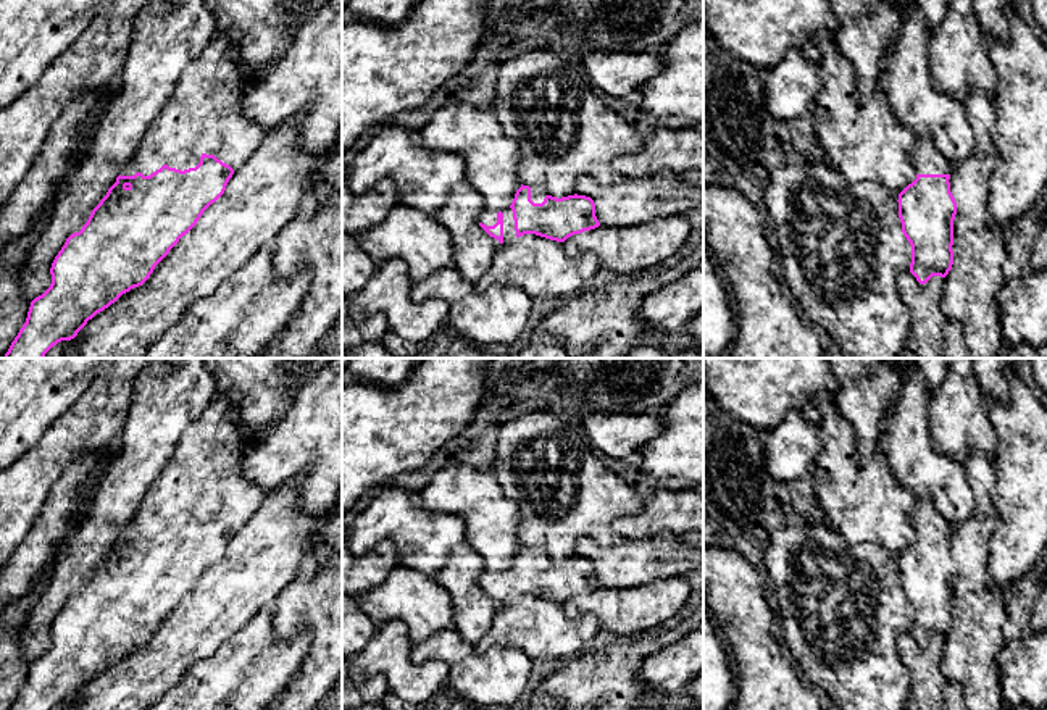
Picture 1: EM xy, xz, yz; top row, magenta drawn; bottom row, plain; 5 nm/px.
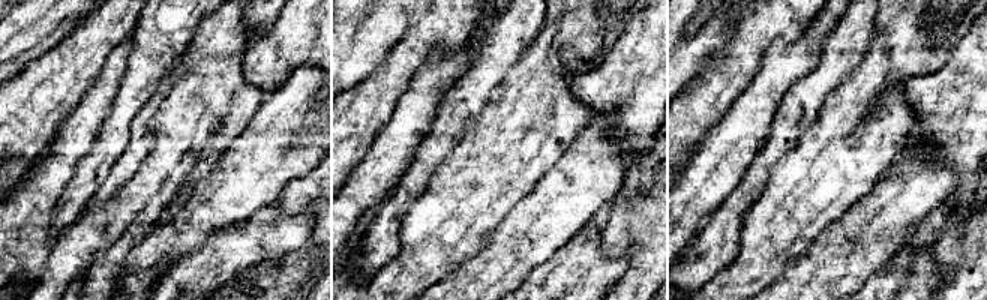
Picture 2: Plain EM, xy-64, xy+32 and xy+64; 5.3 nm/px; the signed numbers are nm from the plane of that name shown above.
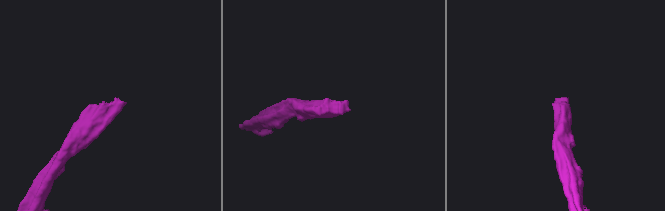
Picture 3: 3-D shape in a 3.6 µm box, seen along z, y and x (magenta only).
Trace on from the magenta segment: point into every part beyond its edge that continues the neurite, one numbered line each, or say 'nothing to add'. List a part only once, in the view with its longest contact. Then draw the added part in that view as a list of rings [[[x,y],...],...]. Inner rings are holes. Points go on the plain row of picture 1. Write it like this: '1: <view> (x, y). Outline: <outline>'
1: xy (204, 476). Outline: [[[216,395],[203,413],[187,426],[171,460],[150,484],[121,537],[136,534],[150,537],[163,526],[184,532],[195,529],[203,515],[215,516],[236,534],[250,520],[261,505],[265,491],[242,473],[244,436],[229,413],[229,395]]]

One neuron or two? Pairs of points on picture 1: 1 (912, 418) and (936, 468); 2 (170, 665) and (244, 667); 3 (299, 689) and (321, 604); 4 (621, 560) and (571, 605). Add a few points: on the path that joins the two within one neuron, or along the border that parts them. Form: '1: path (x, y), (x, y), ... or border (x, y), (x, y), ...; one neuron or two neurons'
1: path (917, 431), (917, 449), (923, 455); one neuron
2: border (221, 643), (213, 654), (197, 659), (165, 693); two neurons
3: path (320, 668), (321, 625); one neuron
4: border (638, 584), (628, 589), (600, 588); two neurons

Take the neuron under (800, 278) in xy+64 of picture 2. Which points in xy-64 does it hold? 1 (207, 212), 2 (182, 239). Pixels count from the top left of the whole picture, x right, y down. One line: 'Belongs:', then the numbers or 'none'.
Belongs: 1, 2

